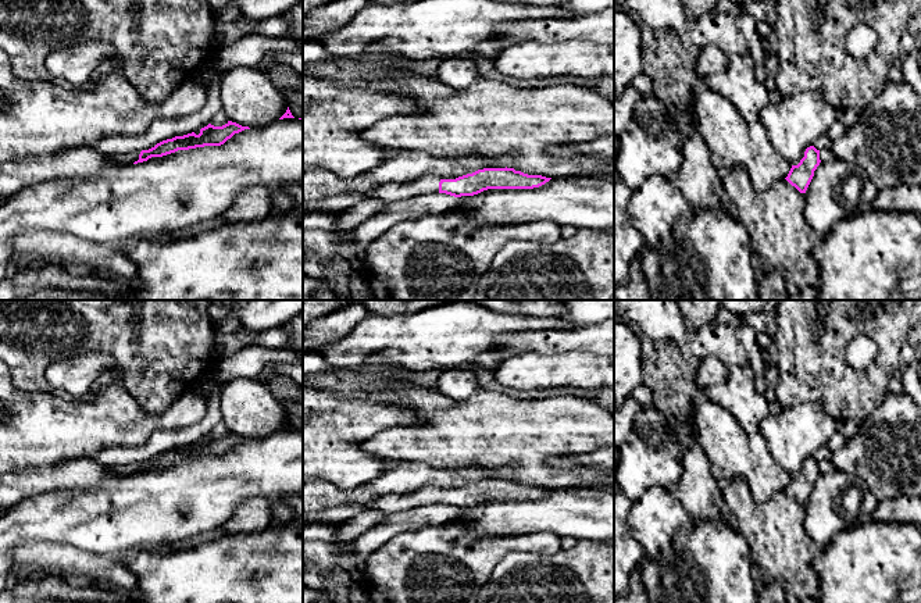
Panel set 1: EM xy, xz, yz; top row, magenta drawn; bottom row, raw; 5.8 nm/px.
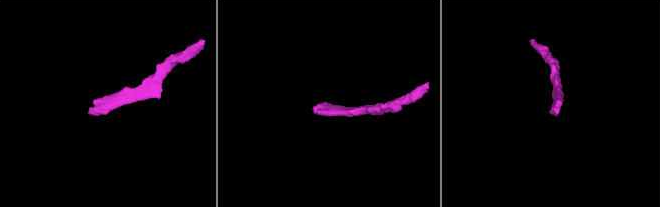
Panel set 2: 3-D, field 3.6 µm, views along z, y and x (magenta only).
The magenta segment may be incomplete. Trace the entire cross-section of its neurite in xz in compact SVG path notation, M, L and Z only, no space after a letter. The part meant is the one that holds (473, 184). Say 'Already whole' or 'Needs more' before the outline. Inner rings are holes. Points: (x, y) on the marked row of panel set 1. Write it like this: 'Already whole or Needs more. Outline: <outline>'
Needs more. Outline: M483 168L456 179L422 176L404 185L390 183L354 196L356 200L375 197L385 204L404 201L422 195L446 193L454 197L474 196L488 189L533 189L551 178L528 175L514 168Z

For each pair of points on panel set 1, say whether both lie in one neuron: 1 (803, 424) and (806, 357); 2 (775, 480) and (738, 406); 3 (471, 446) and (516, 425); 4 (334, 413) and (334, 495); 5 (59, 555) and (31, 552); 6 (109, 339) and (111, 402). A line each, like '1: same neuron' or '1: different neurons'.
1: different neurons
2: different neurons
3: same neuron
4: different neurons
5: same neuron
6: different neurons

